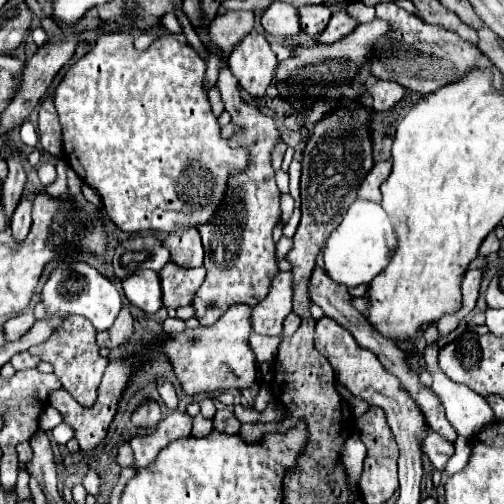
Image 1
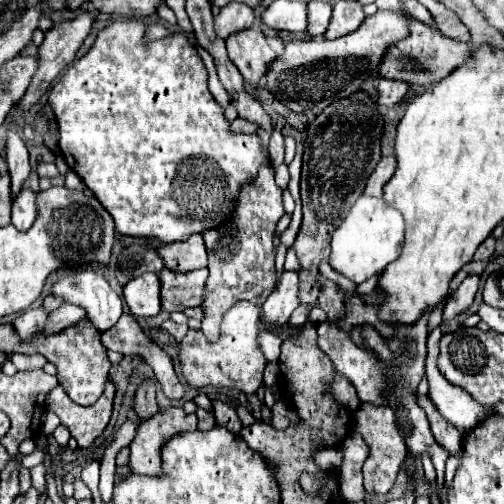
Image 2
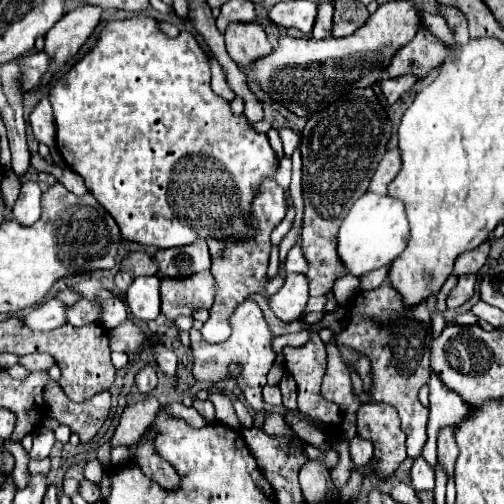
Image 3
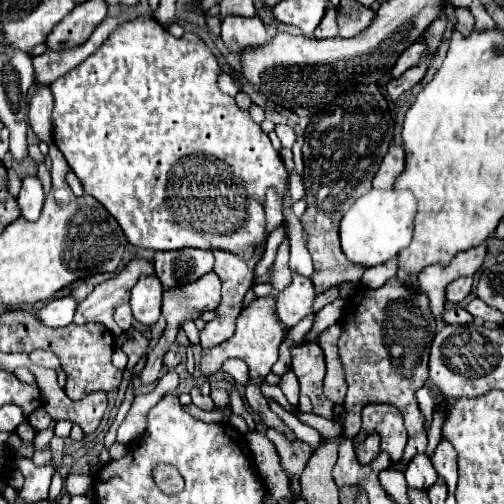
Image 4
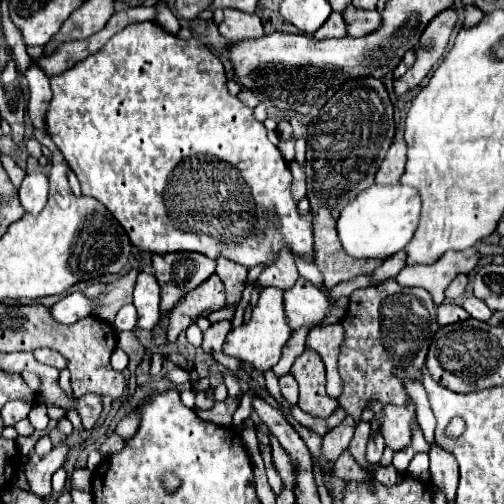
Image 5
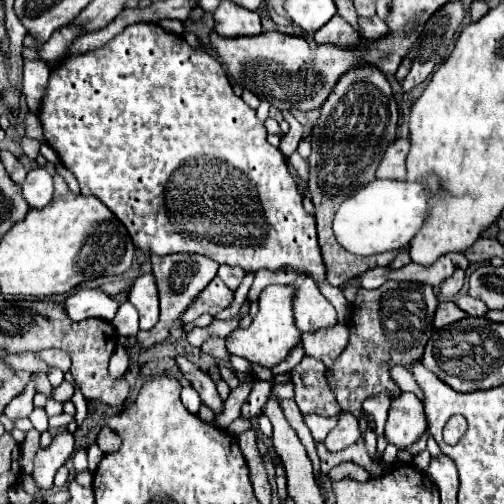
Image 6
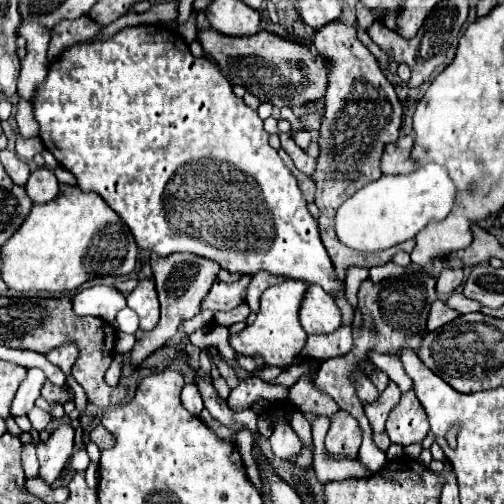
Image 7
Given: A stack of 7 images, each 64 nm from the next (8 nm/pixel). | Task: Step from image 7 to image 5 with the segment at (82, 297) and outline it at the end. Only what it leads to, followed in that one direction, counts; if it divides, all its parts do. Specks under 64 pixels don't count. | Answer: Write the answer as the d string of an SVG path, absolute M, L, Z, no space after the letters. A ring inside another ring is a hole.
M72 292L72 294L60 298L56 304L52 304L50 312L52 312L52 318L60 324L74 324L80 318L92 316L94 306L92 306L90 298L82 296L80 292Z

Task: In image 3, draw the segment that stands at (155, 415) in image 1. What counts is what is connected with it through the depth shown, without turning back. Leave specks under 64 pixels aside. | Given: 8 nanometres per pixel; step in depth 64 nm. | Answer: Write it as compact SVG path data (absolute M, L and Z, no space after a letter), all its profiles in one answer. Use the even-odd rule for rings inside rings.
M146 366L138 376L136 376L136 386L140 390L140 394L152 394L156 388L156 370L154 366Z

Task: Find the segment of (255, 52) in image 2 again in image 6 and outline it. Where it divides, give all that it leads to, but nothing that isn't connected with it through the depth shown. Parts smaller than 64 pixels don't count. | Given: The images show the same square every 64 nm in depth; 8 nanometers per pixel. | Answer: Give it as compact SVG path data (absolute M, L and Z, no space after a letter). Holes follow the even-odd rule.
M222 2L214 12L214 20L216 20L216 32L224 38L256 36L262 32L260 16L232 2Z

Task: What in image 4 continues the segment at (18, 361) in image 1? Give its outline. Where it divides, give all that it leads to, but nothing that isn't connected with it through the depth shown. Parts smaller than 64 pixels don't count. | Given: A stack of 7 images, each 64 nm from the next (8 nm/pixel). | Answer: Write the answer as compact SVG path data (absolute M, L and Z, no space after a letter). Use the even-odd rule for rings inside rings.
M36 350L30 354L30 360L32 364L36 366L42 366L42 368L60 368L60 360L56 354L52 352L46 352L46 350Z

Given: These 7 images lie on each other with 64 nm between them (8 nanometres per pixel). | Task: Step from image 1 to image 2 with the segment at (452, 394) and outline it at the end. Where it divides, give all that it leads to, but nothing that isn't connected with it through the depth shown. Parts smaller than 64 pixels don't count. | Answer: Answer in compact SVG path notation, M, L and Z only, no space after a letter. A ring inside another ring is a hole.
M440 328L428 336L426 378L430 382L430 398L434 400L438 412L464 434L476 428L476 424L480 424L492 412L492 408L484 408L482 404L476 404L476 400L472 400L472 396L468 396L464 388L456 388L440 374L436 366L440 338L442 338Z

